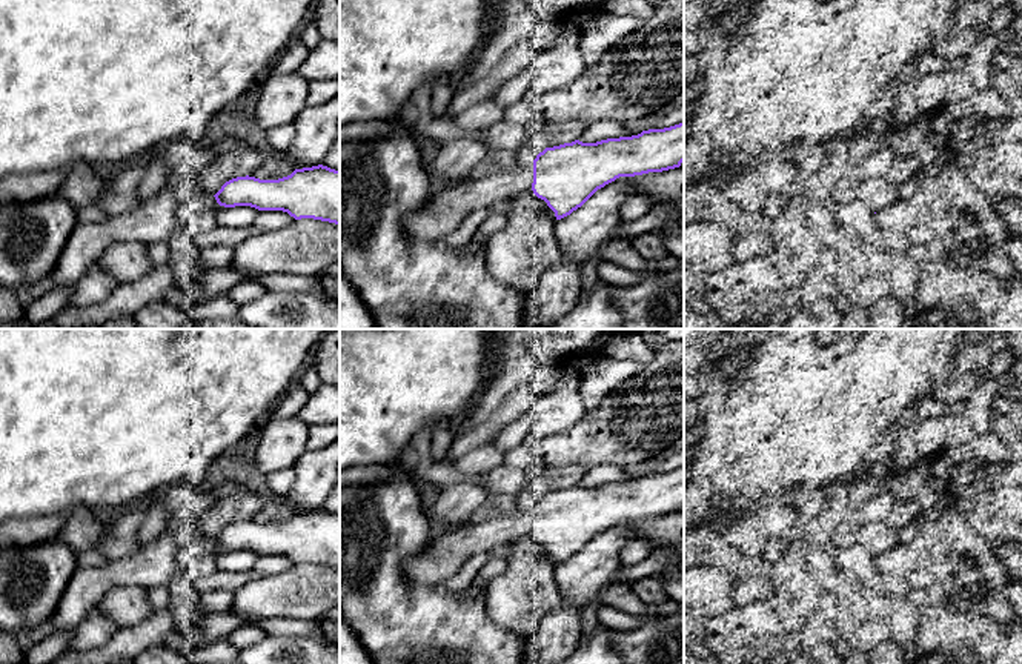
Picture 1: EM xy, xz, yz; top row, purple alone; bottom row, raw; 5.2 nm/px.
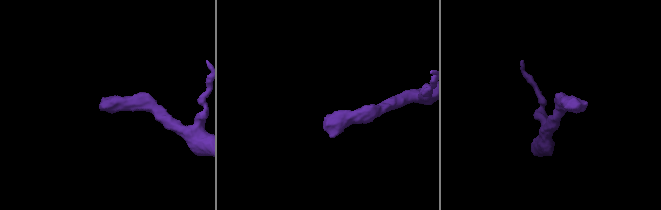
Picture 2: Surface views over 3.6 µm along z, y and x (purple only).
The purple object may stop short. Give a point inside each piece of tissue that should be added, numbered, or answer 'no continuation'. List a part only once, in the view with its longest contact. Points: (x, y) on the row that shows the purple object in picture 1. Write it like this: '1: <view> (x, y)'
1: xz (449, 206)

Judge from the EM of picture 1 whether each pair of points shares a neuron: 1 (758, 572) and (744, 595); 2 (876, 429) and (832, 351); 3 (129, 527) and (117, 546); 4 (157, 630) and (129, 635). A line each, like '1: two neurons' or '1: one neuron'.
1: one neuron
2: one neuron
3: one neuron
4: one neuron

